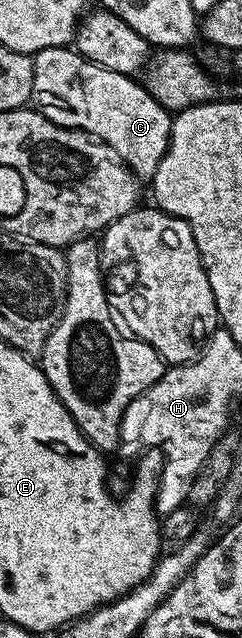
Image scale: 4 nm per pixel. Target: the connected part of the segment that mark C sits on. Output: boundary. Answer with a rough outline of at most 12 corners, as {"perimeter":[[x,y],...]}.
{"perimeter":[[41,49],[31,98],[150,181],[172,112],[138,78]]}

